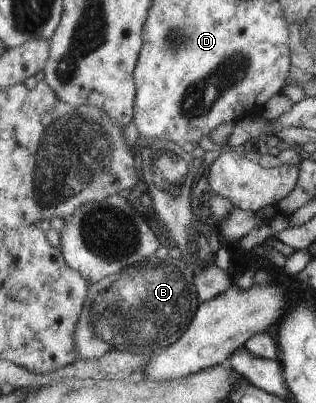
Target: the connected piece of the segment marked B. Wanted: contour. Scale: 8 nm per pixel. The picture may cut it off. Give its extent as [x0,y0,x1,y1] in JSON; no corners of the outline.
[75,247,202,359]

